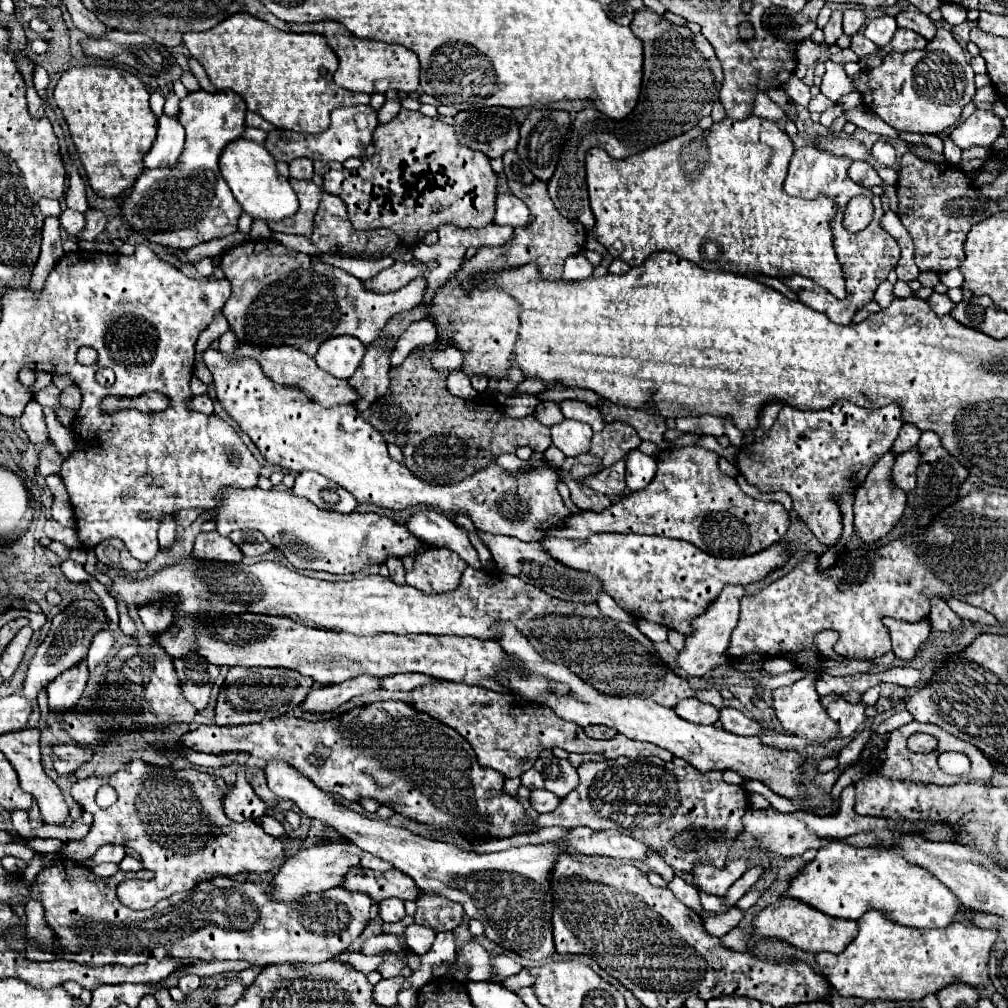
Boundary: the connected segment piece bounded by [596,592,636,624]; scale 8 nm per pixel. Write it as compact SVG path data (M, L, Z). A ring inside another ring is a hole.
M602 592L602 594L596 598L596 604L598 604L598 608L600 608L606 616L616 618L616 620L622 620L622 622L632 622L632 624L636 624L636 620L634 620L628 612L624 612L608 594Z

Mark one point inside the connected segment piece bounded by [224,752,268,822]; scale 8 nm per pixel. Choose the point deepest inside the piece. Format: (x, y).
(241, 802)

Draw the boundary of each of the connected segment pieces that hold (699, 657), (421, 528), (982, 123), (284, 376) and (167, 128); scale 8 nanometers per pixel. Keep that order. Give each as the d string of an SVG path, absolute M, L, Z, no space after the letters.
M728 584L728 586L722 588L720 596L716 600L712 600L712 604L708 604L708 608L692 620L692 634L686 636L684 648L676 656L676 664L684 674L704 676L710 668L728 662L728 658L724 656L724 652L726 652L724 648L728 648L730 634L736 628L736 622L738 622L738 616L740 616L740 598L742 596L744 596L742 586Z
M420 510L406 522L406 528L426 546L448 548L462 560L466 560L468 566L482 568L468 534L458 528L448 516L434 510Z
M976 110L968 120L960 122L950 130L950 140L960 150L970 150L974 146L984 146L992 150L994 140L1002 134L1002 120L986 110Z
M242 344L238 350L236 350L236 356L248 356L248 358L254 358L260 362L260 366L264 368L264 374L268 378L272 378L274 382L278 384L284 384L284 386L296 386L300 388L302 392L306 392L312 400L324 404L326 408L330 406L336 406L336 404L354 404L358 400L358 392L356 388L352 388L346 380L340 380L340 378L334 378L332 374L324 372L318 368L318 364L314 362L312 356L292 348L292 346L274 346L274 348L258 348L258 346L250 346L250 344Z
M166 114L158 120L158 136L144 156L144 168L166 168L174 166L184 150L184 128L176 118Z

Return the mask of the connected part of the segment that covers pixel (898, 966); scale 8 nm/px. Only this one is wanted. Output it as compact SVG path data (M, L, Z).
M876 910L866 912L858 924L858 936L844 952L818 954L822 974L842 996L858 996L864 1000L922 1000L954 982L974 988L990 984L988 960L994 944L998 942L996 930L982 930L966 922L920 930L896 924L894 920L888 920L884 912Z

